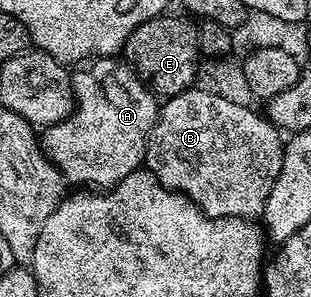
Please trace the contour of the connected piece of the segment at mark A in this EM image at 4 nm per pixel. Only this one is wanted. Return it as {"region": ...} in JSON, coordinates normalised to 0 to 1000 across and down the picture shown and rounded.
{"region":[[[312,189],[273,205],[248,236],[257,239],[241,239],[241,246],[232,249],[232,306],[244,313],[244,357],[232,367],[232,387],[222,391],[209,411],[186,411],[170,424],[138,428],[135,448],[125,455],[129,488],[141,498],[141,522],[193,569],[193,589],[206,596],[209,616],[232,623],[235,613],[235,620],[244,623],[235,630],[244,633],[357,633],[376,626],[395,599],[418,593],[428,579],[463,559],[463,515],[476,495],[476,451],[495,431],[508,394],[508,330],[505,320],[492,316],[489,306],[463,286],[463,276],[441,256],[437,239],[383,192]]]}

